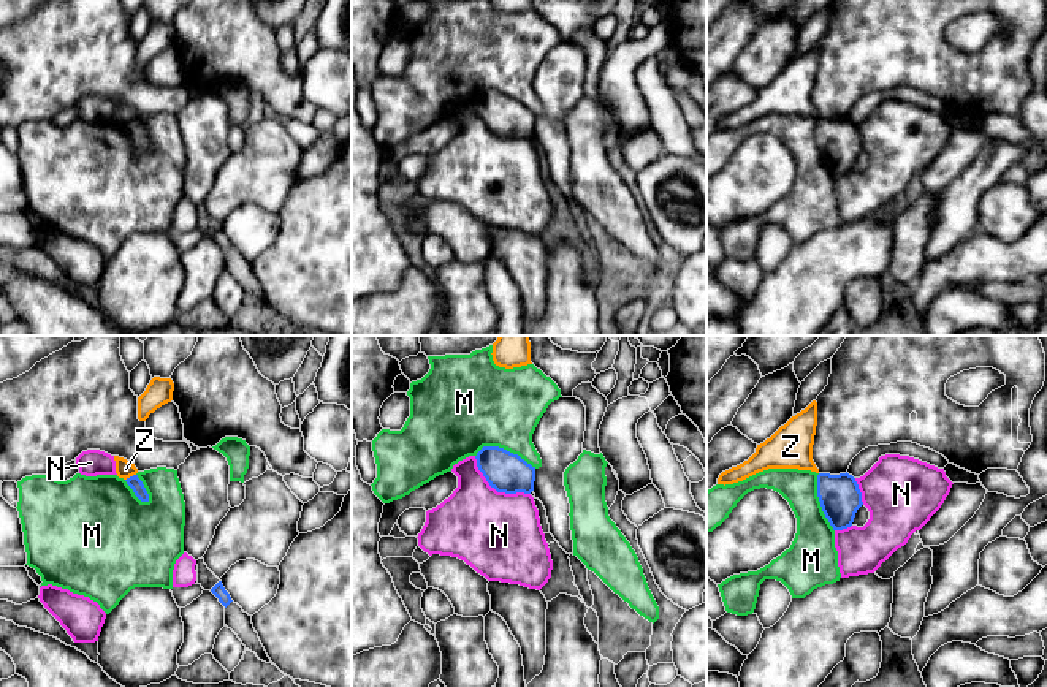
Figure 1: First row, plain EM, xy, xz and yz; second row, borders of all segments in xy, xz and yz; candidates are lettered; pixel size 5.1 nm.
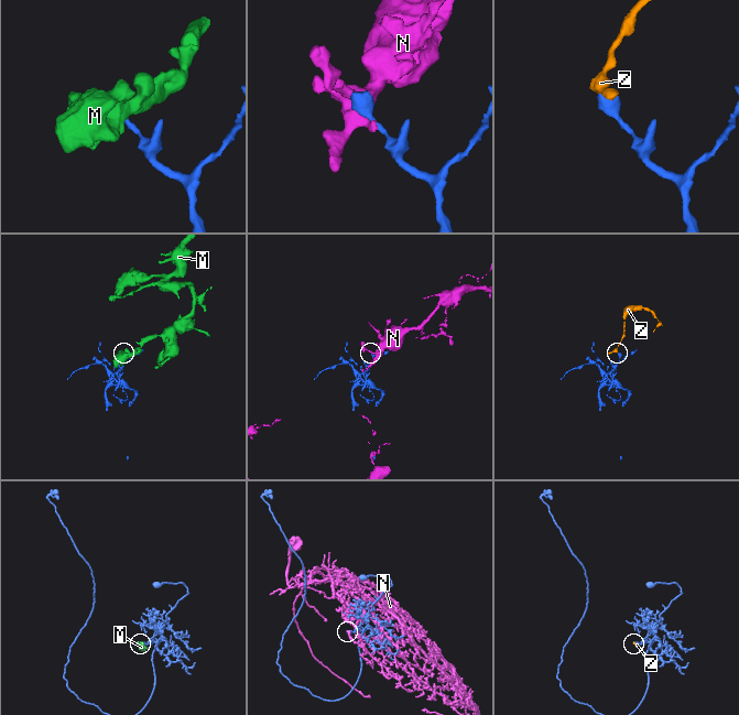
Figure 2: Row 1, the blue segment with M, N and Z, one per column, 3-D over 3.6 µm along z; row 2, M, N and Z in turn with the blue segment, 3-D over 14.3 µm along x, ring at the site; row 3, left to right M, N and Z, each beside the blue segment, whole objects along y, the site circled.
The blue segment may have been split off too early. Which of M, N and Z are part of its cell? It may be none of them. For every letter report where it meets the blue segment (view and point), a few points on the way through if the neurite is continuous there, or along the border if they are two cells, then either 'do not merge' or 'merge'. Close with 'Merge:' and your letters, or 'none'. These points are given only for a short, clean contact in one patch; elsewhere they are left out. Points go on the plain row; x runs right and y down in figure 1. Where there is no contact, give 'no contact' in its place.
M: xz (506, 95) | do not merge
N: xz (496, 135) | do not merge
Z: xy (130, 122) | along xy (135, 119), (125, 125) | do not merge
Merge: none

